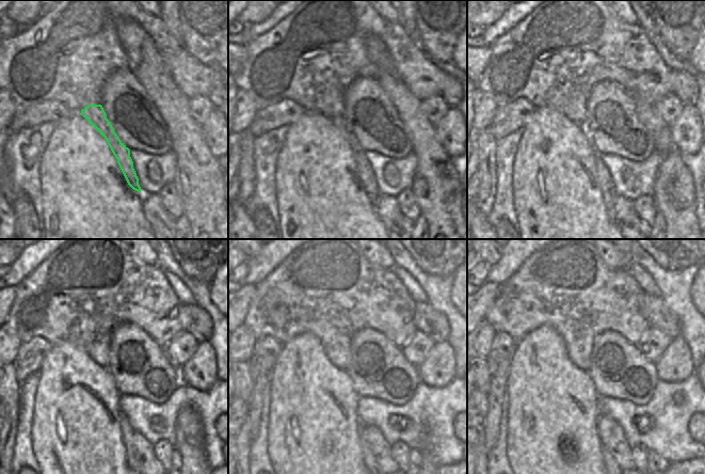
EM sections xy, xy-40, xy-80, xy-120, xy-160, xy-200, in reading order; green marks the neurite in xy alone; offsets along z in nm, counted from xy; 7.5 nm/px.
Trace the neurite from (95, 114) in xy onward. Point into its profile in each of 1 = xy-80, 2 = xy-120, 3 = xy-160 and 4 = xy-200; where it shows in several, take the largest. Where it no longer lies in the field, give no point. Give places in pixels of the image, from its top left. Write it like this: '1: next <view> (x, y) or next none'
1: next xy-80 (606, 185)
2: next xy-120 (127, 431)
3: next xy-160 (367, 454)
4: next xy-200 (606, 456)

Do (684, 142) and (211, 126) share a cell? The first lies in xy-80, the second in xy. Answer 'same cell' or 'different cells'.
same cell

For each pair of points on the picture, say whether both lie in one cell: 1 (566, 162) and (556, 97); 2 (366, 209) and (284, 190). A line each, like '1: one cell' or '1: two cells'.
1: two cells
2: one cell

